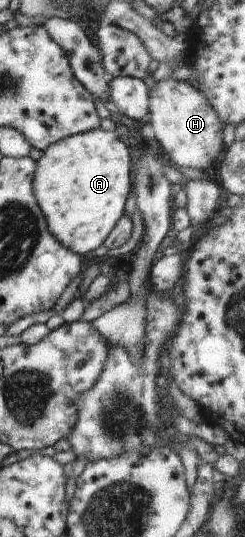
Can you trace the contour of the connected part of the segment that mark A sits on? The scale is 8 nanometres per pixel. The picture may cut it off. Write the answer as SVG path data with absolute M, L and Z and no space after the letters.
M101 128L68 137L50 145L36 161L34 171L34 197L46 217L52 235L76 255L86 256L98 249L115 229L125 213L125 205L132 184L132 157L128 144L121 141L116 131Z

